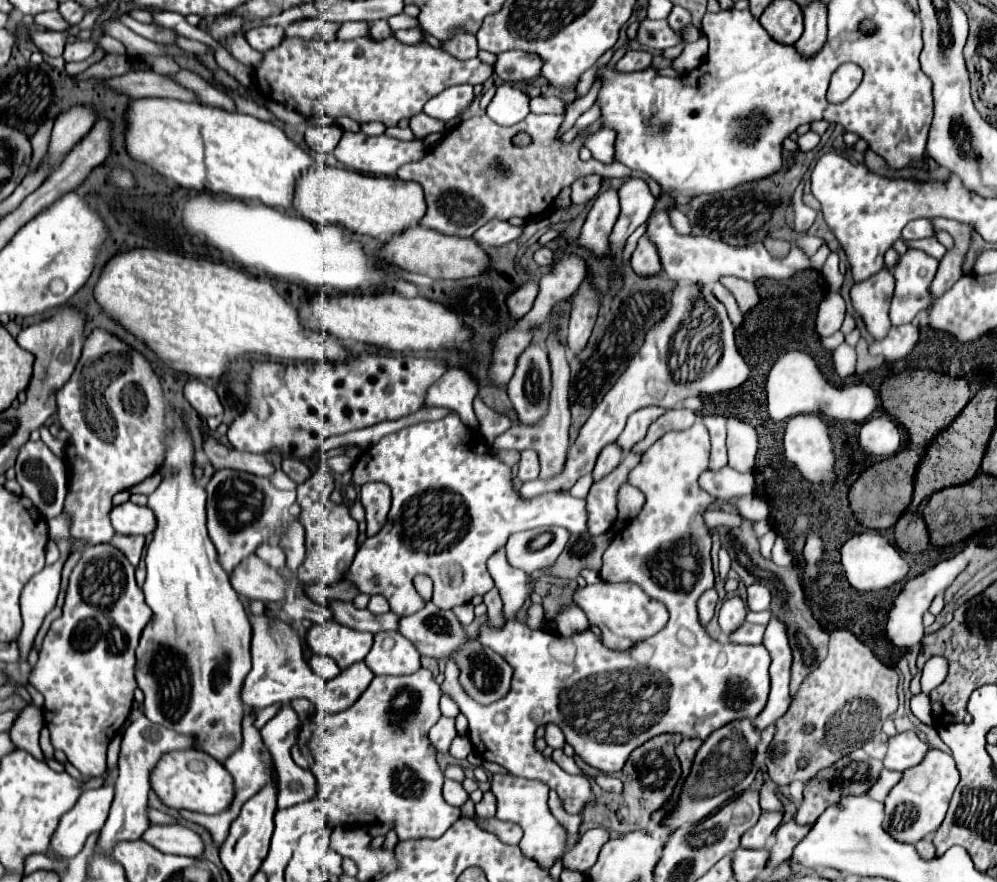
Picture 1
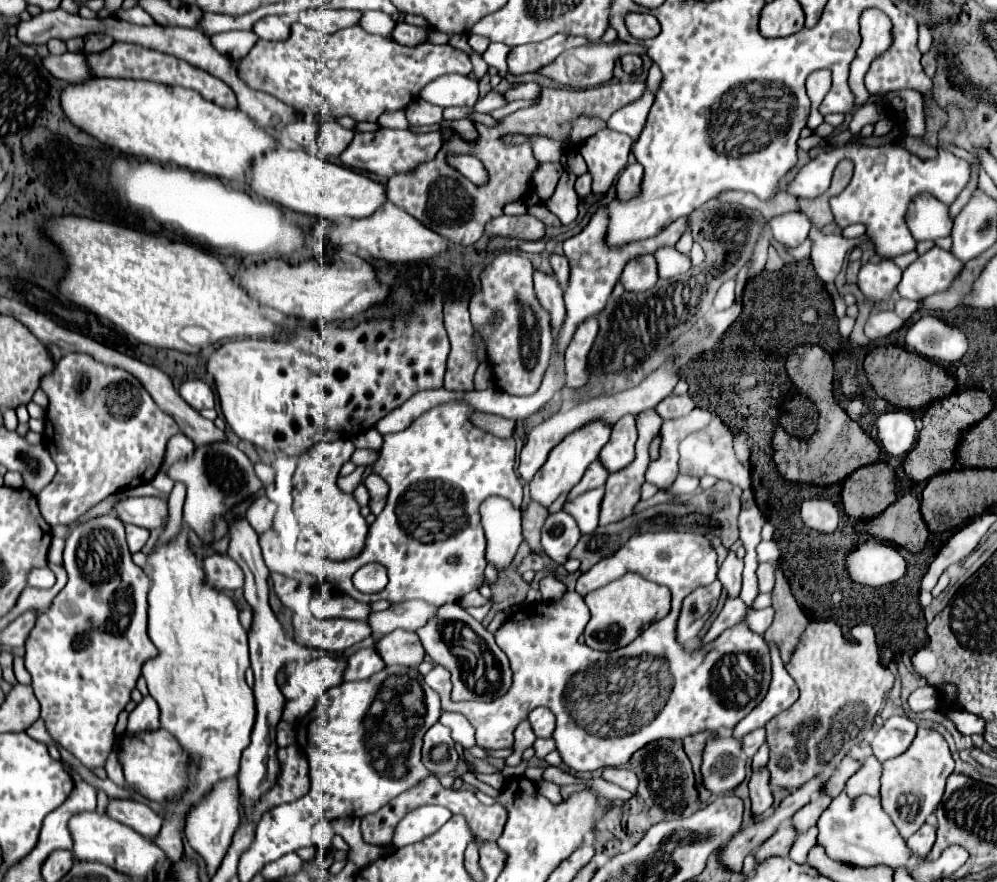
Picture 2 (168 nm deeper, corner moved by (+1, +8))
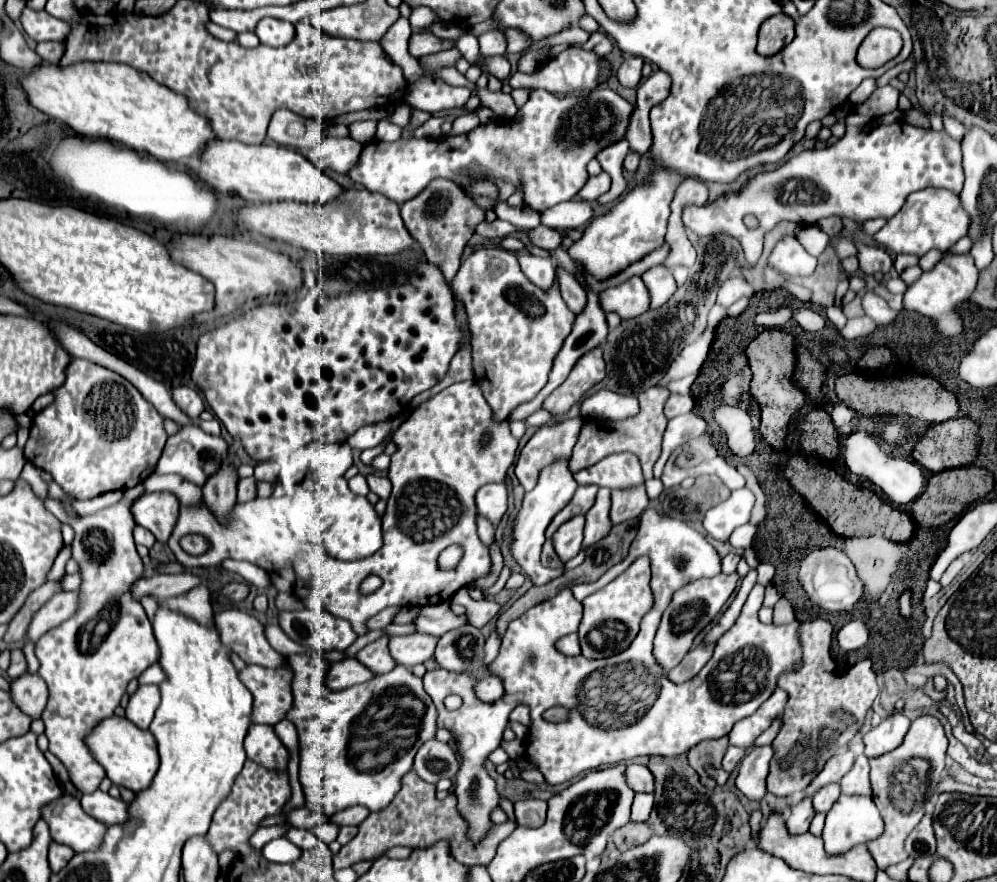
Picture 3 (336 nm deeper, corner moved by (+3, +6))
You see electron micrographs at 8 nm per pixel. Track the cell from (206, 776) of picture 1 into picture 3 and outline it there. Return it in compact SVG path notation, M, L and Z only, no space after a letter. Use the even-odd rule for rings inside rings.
M112 716L104 718L104 722L98 722L86 742L88 750L92 750L92 758L100 760L100 766L106 770L106 776L112 780L112 784L130 788L132 792L140 792L150 786L158 770L158 748L148 730L140 730L136 724L128 722L128 718Z

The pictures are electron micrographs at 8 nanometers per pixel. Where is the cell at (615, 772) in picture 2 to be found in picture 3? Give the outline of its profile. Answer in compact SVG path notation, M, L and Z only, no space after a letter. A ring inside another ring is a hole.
M630 764L626 778L632 784L632 790L636 790L636 792L652 792L654 790L654 778L646 764Z

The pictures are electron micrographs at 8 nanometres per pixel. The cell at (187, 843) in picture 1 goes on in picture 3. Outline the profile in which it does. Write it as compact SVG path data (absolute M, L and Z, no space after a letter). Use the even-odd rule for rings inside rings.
M96 790L92 794L82 794L80 804L88 816L96 818L98 822L106 826L116 824L116 822L126 822L128 818L126 814L128 804L124 800L112 798L108 792L102 792L102 790Z

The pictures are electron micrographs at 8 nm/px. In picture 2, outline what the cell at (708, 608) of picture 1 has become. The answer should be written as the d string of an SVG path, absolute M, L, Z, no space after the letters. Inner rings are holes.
M716 580L708 586L696 588L692 594L688 594L684 598L682 612L678 618L678 640L680 640L680 644L690 648L698 640L696 636L702 630L702 626L706 624L706 620L710 618L710 614L714 612L718 598L720 598L720 592L722 592L722 584Z

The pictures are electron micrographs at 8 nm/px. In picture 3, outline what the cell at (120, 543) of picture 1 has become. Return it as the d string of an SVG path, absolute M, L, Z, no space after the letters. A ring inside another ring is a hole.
M136 526L134 528L134 540L136 540L136 544L144 544L144 546L154 546L154 542L156 542L156 538L154 538L154 534L150 532L150 530L144 530L142 526Z

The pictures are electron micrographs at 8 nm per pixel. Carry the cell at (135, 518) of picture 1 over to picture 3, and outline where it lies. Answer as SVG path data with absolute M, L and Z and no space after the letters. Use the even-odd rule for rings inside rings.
M152 492L138 498L132 512L136 524L148 528L158 542L166 542L176 526L180 502L172 492Z

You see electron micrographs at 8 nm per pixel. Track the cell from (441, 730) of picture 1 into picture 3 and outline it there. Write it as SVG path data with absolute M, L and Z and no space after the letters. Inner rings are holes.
M428 740L414 758L414 770L422 780L430 784L436 784L440 778L452 780L458 772L456 752L446 742Z

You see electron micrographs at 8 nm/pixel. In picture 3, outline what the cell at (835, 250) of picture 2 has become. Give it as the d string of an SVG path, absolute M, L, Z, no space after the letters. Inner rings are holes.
M924 188L908 196L902 210L894 214L880 232L874 234L874 240L896 254L914 254L922 258L932 248L946 254L950 246L968 234L970 224L972 220L968 218L958 194L944 188Z

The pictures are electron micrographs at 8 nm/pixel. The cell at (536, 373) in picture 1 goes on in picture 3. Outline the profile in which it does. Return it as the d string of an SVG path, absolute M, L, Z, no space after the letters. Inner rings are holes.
M500 246L481 247L474 250L466 260L462 260L460 270L456 272L456 278L452 280L452 294L456 300L460 300L466 308L468 322L472 328L472 368L476 384L480 386L486 402L492 408L494 420L502 422L508 418L512 408L516 408L522 402L532 400L548 382L548 374L552 370L552 362L556 354L560 352L560 346L564 344L564 338L572 332L572 322L576 318L574 312L568 310L566 302L562 300L560 286L554 280L552 288L540 290L538 286L532 286L528 278L524 278L518 260L514 254L508 254L508 250ZM512 302L538 302L538 316L524 314L518 304Z

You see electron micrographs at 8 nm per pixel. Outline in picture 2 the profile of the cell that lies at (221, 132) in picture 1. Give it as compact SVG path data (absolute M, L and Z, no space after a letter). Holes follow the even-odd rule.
M94 78L88 84L68 86L62 92L62 110L84 132L98 138L110 148L118 148L126 156L148 158L158 164L174 164L190 172L202 172L226 180L246 180L250 166L256 158L278 148L274 136L270 136L256 120L250 120L240 108L228 110L216 106L210 100L198 96L198 92L180 86L162 86L146 80L122 80L122 78Z

